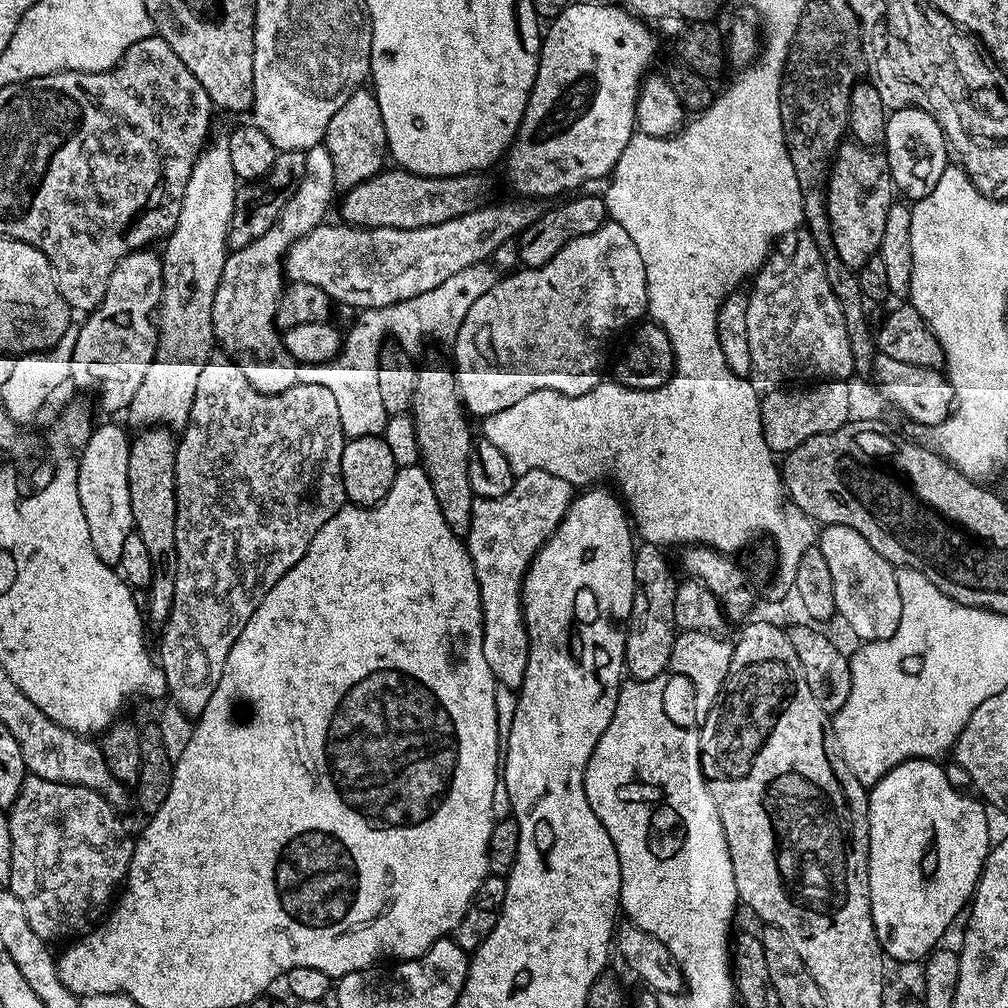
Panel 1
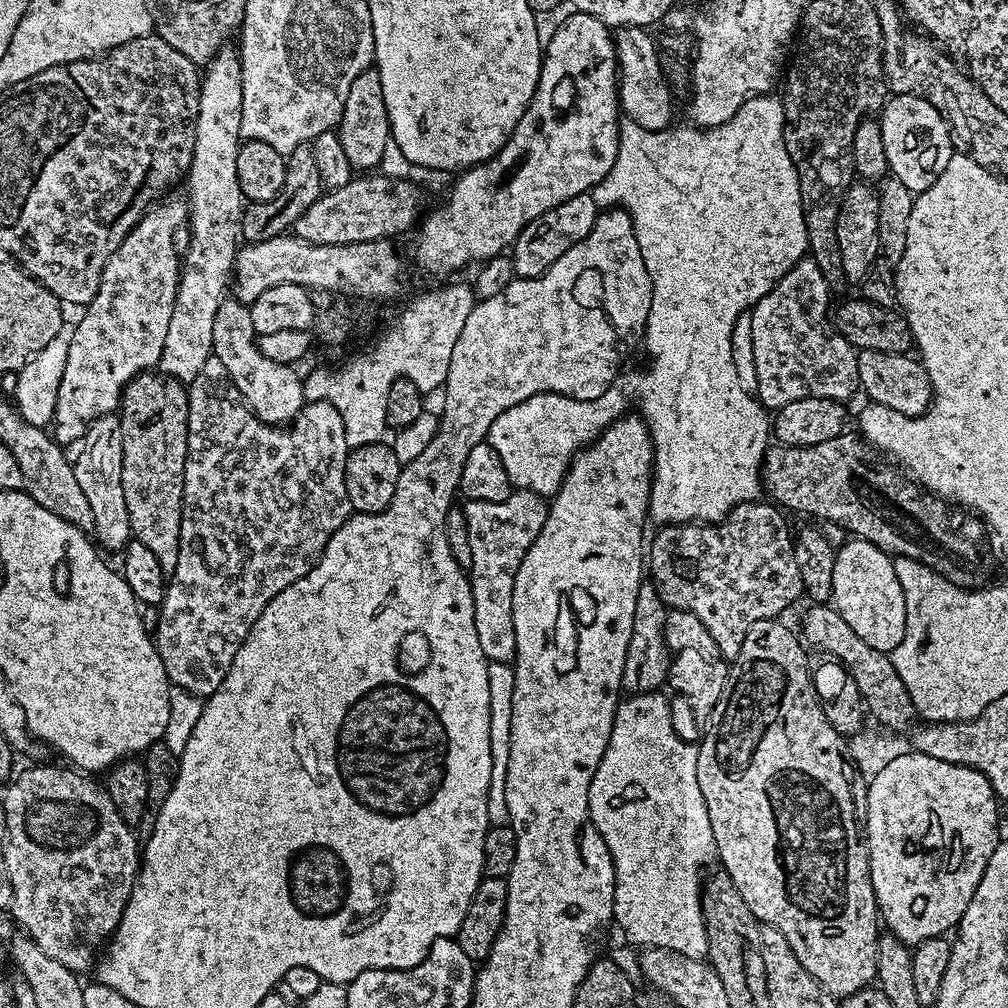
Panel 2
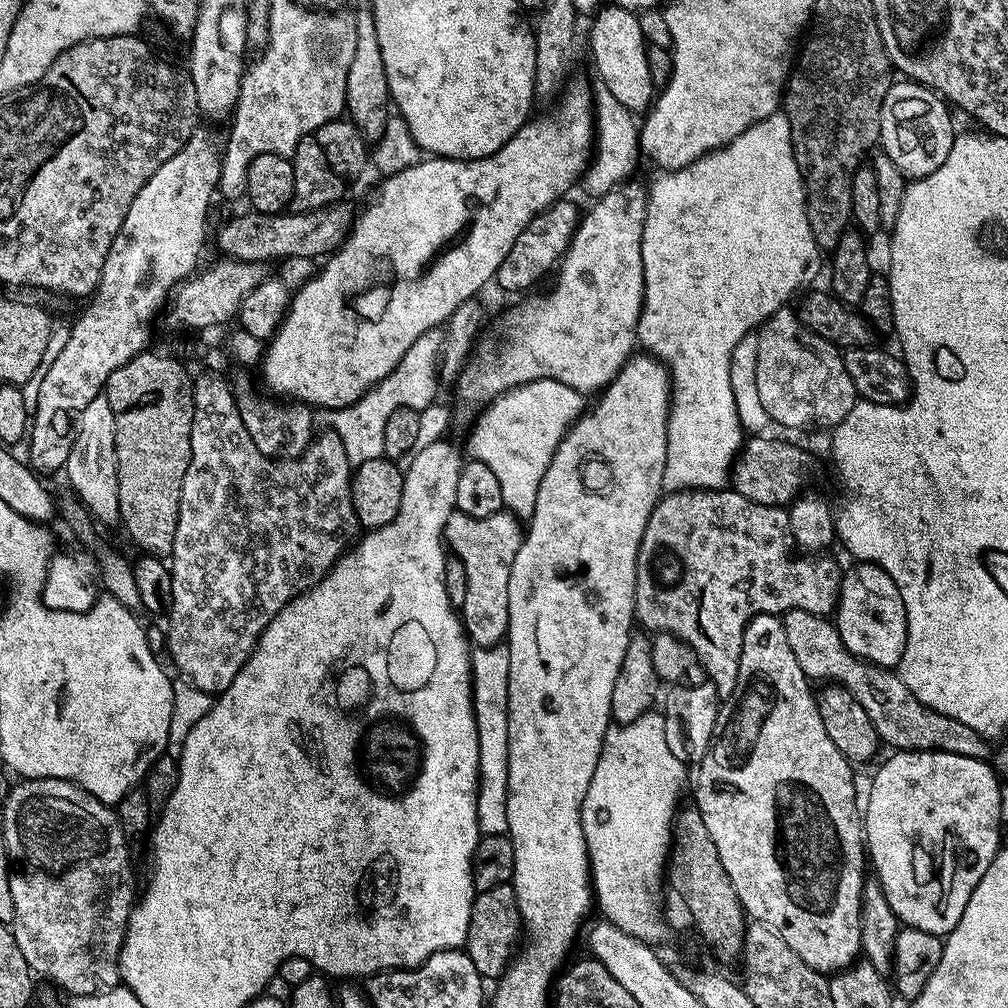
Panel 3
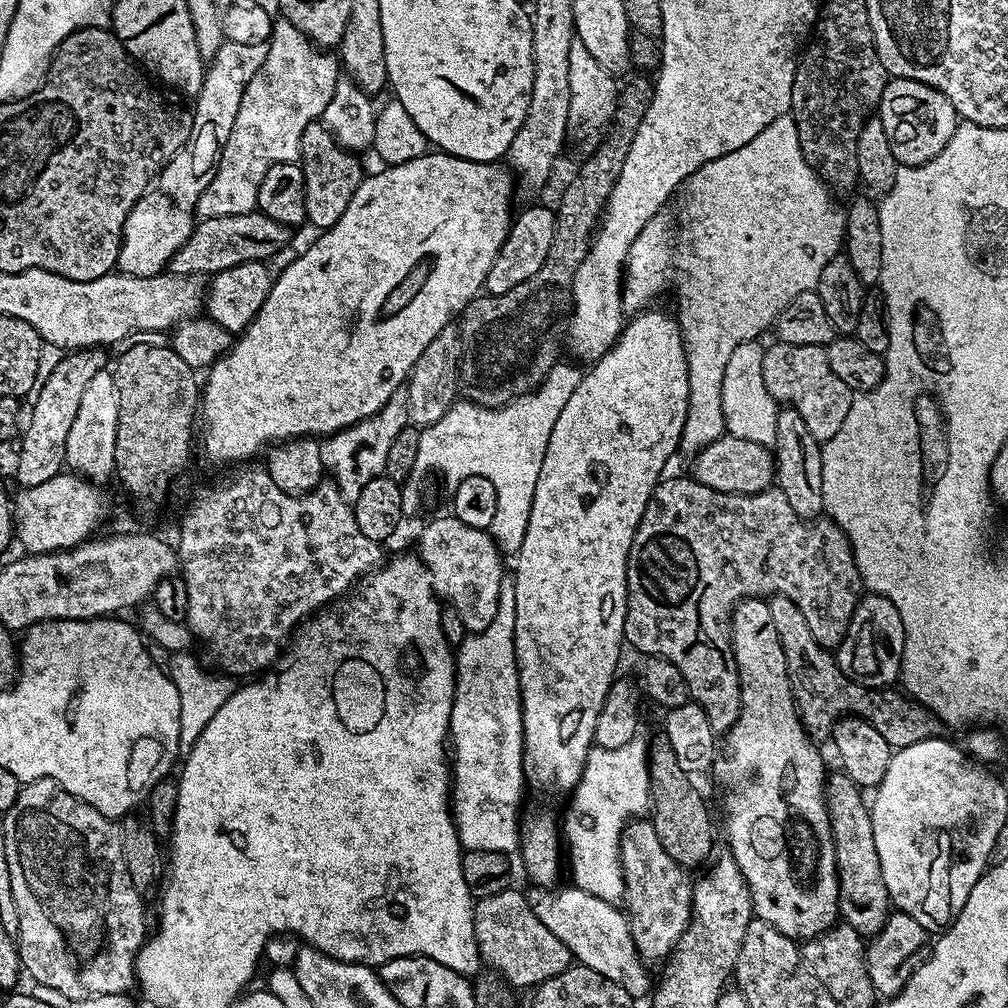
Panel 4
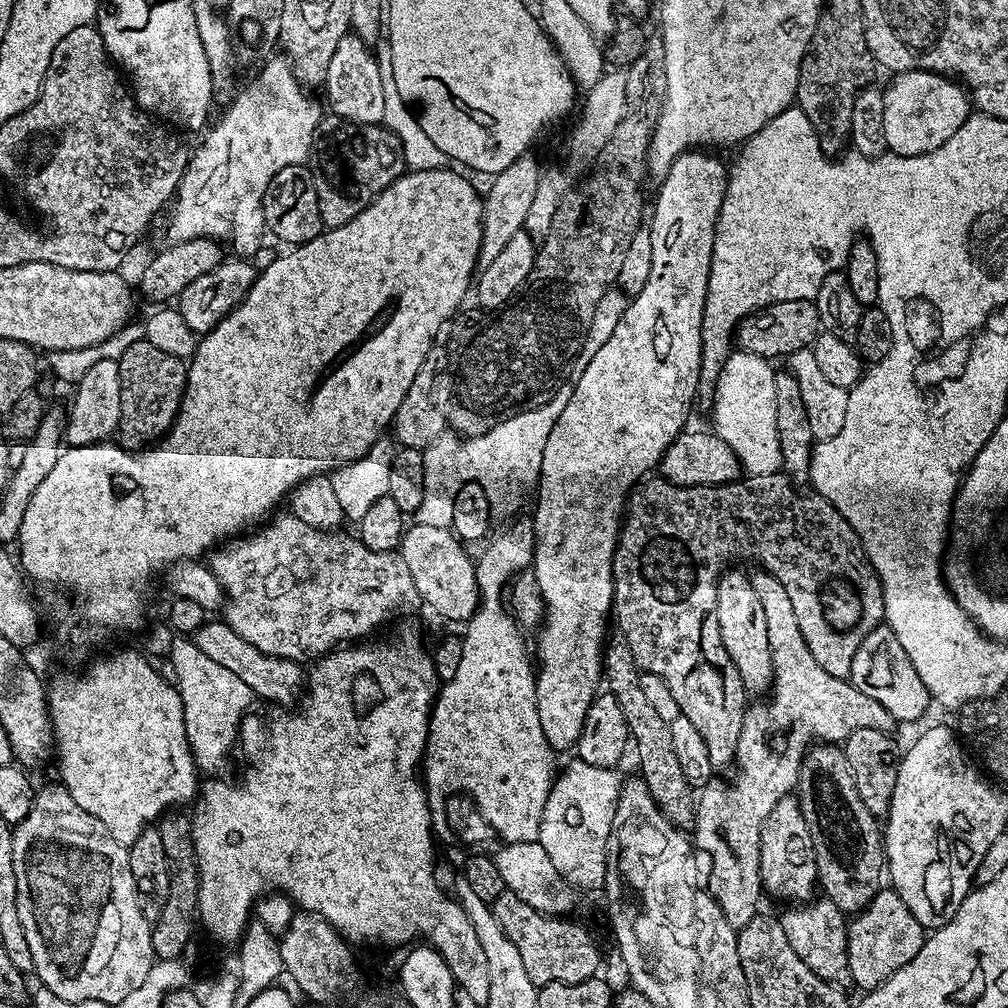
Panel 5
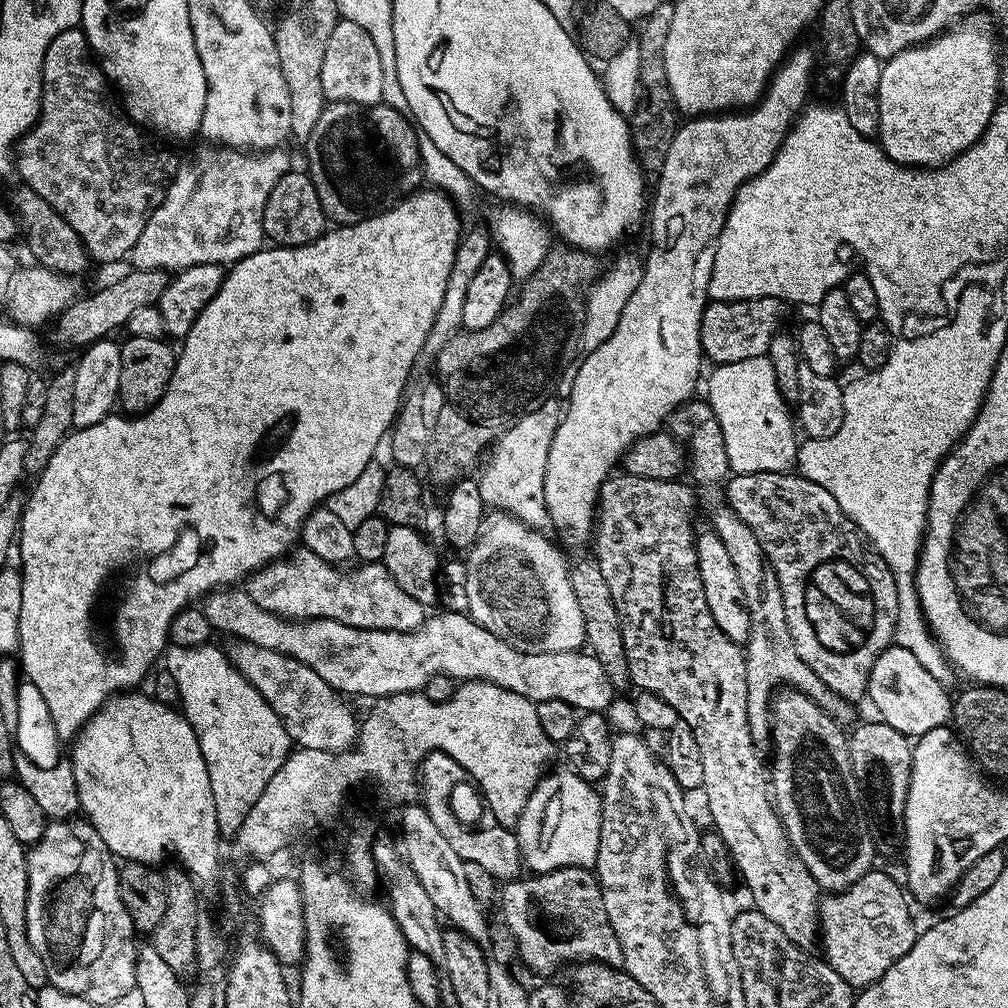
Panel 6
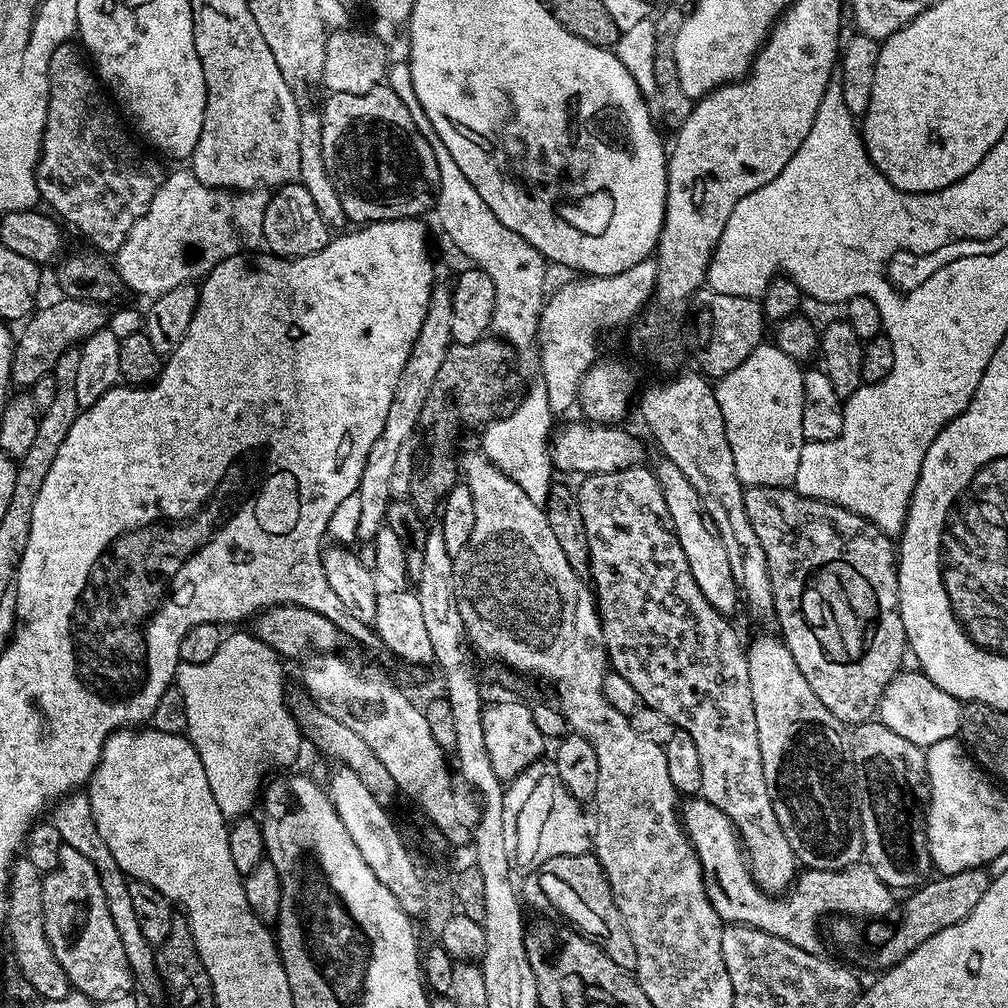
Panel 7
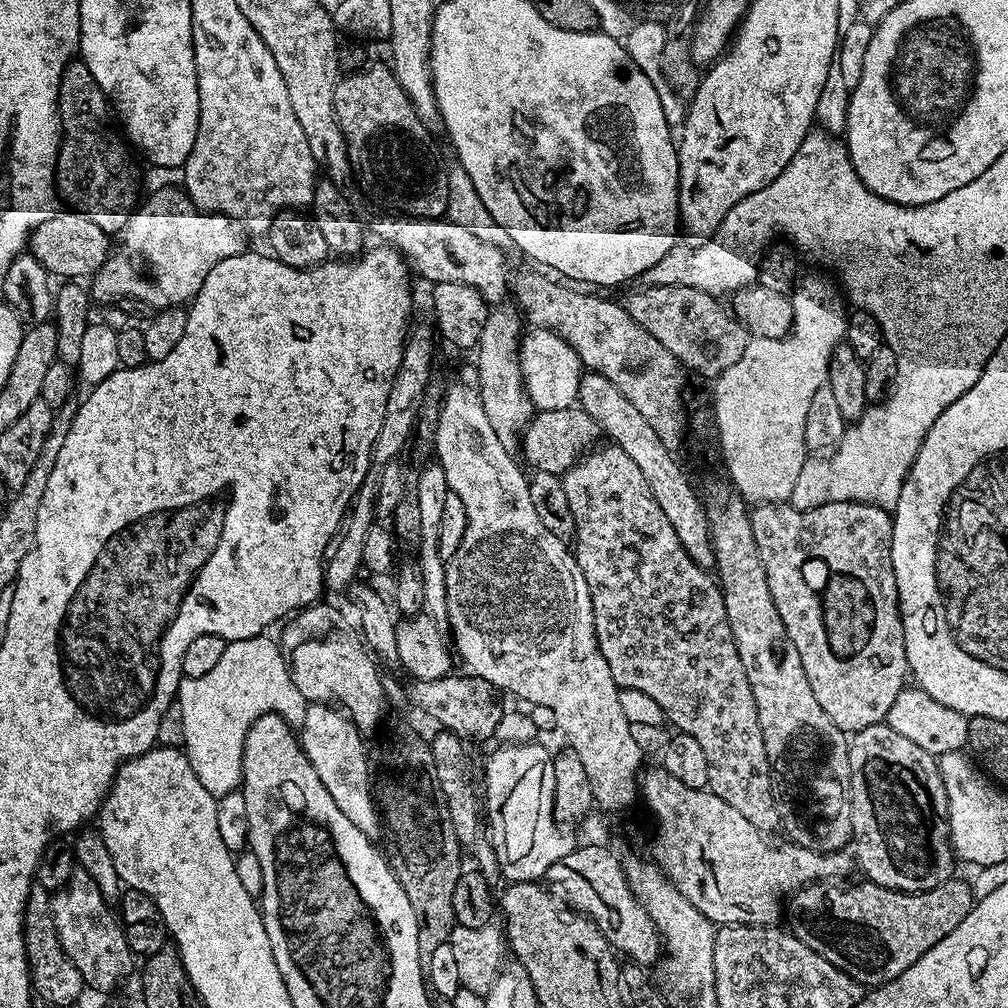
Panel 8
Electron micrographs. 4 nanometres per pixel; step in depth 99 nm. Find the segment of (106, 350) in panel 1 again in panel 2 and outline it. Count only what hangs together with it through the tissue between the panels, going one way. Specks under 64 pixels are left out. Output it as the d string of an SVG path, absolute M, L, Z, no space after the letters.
M168 194L153 203L140 221L132 227L130 234L122 238L122 246L110 254L102 270L98 294L83 309L84 317L75 321L74 338L63 353L62 367L58 373L58 402L55 423L60 423L60 432L68 436L71 432L83 433L87 425L99 416L113 415L120 407L124 387L139 372L155 369L162 358L162 346L166 346L166 333L170 330L170 317L174 314L174 298L180 285L182 252L176 249L176 235L188 222L188 201L183 195Z

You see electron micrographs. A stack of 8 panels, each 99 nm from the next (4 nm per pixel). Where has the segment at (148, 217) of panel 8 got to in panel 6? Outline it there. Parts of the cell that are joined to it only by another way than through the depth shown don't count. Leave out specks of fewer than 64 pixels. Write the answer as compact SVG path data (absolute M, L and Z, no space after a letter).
M216 146L213 152L204 152L189 164L181 163L176 177L168 187L164 200L150 214L138 242L132 248L130 260L135 267L175 274L195 264L219 264L231 266L236 261L265 247L264 211L270 190L293 167L292 160L284 150L237 150L227 146Z

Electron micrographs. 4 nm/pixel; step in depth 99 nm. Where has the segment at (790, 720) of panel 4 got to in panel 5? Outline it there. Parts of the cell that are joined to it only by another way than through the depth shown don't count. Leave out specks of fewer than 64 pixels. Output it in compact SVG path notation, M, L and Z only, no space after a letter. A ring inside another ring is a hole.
M725 571L718 582L718 630L722 634L722 646L726 646L726 654L730 654L730 662L734 662L738 678L742 678L745 693L767 693L772 686L774 662L770 654L770 637L766 634L766 613L762 610L758 594L754 594L749 573L732 571ZM795 795L782 797L760 827L760 882L767 895L769 892L780 900L792 900L788 902L811 901L817 891L814 842Z

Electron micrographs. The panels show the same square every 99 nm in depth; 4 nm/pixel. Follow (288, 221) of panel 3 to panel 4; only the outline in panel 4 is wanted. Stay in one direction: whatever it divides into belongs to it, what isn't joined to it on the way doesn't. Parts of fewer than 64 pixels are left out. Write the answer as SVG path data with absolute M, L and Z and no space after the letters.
M259 210L246 214L230 214L226 218L203 218L192 229L190 238L180 247L178 254L174 254L174 258L168 263L167 271L174 276L211 278L217 272L230 270L230 266L238 266L242 262L254 262L255 260L268 262L279 248L287 246L288 232L290 232L289 225L274 222L274 218L265 216Z

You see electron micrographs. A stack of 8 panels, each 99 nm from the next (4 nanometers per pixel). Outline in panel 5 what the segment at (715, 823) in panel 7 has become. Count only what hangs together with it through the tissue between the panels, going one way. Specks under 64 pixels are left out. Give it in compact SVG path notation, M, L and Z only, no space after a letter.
M881 890L860 912L848 920L848 957L852 984L860 990L882 986L902 966L906 966L922 950L926 929L910 914L906 902L894 890Z

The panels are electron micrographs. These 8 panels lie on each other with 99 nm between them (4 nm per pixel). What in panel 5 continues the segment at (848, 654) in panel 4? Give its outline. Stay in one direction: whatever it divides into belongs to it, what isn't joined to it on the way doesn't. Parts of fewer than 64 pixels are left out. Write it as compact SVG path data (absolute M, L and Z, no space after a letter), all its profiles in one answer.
M886 622L862 638L862 646L858 646L858 654L854 654L850 679L862 694L874 698L874 702L882 702L890 714L900 712L900 704L908 704L908 708L912 708L912 704L930 704L926 686L922 686L922 678L918 678L918 670L914 670L914 662L906 658L906 650L902 650L898 634L894 634Z

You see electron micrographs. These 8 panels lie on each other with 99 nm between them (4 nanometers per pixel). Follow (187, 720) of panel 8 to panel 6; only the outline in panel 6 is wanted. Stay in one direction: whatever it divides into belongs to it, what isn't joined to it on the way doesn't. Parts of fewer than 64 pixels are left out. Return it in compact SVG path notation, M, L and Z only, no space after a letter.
M215 643L200 644L196 648L187 648L172 644L163 653L162 664L168 667L172 680L176 683L176 692L180 695L179 707L190 722L206 758L206 770L210 774L210 790L214 790L214 810L222 822L233 820L237 825L246 819L254 802L262 795L262 790L279 767L287 760L288 753L294 748L292 739L286 734L286 726L270 710L266 698L246 682L246 678L228 661L227 651L223 647L215 648Z

